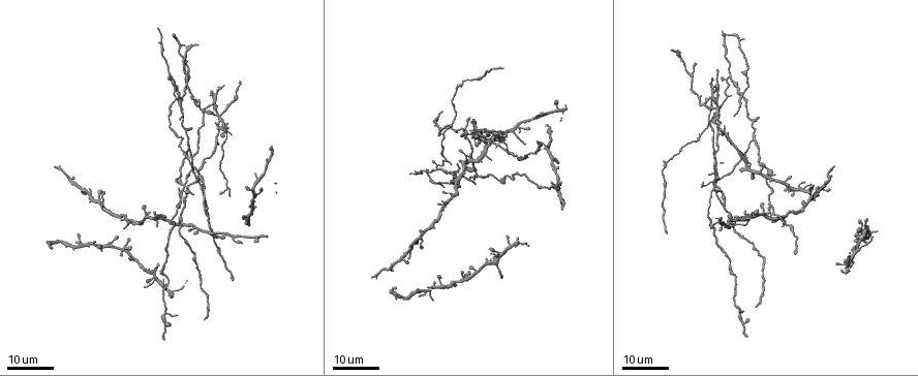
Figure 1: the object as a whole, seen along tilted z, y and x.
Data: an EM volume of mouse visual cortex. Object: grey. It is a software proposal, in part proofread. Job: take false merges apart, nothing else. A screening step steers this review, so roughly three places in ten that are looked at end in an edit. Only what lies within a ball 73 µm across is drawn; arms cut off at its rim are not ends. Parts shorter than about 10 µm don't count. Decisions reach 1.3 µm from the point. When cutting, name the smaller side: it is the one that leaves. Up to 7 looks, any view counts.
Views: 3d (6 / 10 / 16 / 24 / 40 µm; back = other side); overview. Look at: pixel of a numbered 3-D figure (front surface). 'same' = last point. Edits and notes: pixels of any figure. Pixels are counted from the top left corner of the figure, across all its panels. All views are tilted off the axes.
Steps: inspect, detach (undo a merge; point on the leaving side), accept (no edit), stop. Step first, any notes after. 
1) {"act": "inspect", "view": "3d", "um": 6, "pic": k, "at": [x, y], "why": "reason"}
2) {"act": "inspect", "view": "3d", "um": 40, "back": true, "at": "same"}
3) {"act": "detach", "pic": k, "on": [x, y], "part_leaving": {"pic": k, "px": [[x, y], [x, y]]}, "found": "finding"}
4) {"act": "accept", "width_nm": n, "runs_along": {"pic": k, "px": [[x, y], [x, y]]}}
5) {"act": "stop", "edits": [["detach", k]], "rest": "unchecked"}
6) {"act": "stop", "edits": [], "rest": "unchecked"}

{"act": "inspect", "view": "3d", "um": 16, "pic": 1, "at": [729, 75], "why": "looks like a crossing"}

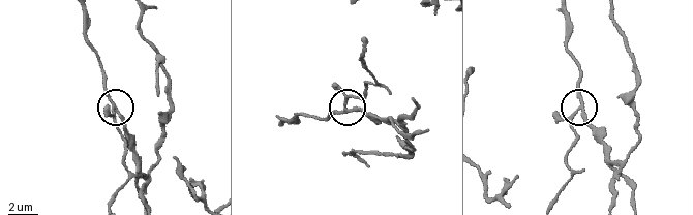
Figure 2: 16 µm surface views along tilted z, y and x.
{"act": "inspect", "view": "3d", "um": 6, "pic": 2, "at": [579, 106]}

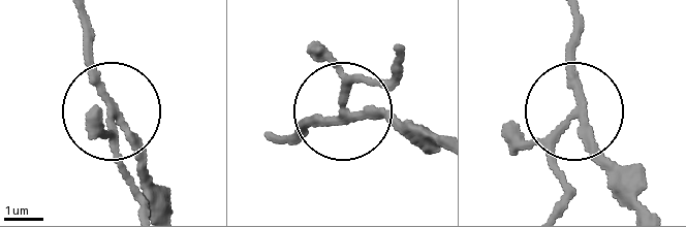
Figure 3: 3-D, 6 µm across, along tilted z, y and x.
{"act": "detach", "pic": 3, "on": [103, 125], "width_nm": 170, "found": "two neurons meet here"}

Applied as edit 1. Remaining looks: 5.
{"act": "inspect", "view": "3d", "um": 16, "pic": 1, "at": [742, 91], "why": "arms part here"}

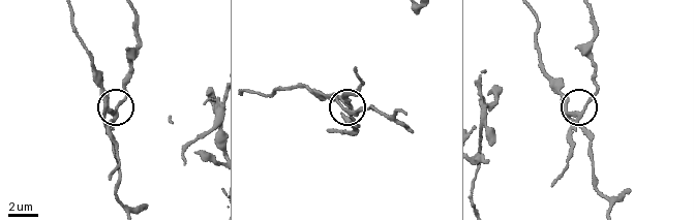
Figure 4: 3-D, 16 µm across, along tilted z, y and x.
{"act": "inspect", "view": "3d", "um": 6, "pic": 4, "at": [347, 105], "why": "zoom in"}

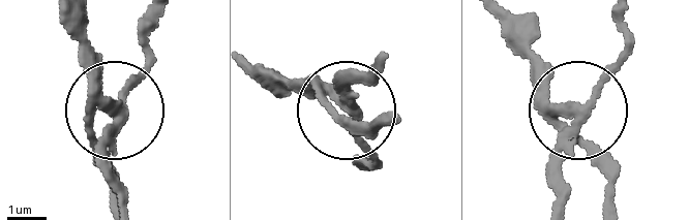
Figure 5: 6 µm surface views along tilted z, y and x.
{"act": "detach", "pic": 5, "on": [103, 162], "width_nm": 240, "part_leaving": {"pic": 5, "px": [[560, 113], [624, 46], [623, 16]]}, "found": "a second neuron is stuck on"}

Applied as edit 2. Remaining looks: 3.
{"act": "inspect", "view": "3d", "um": 24, "pic": 1, "at": [716, 108], "why": "four-way junction"}

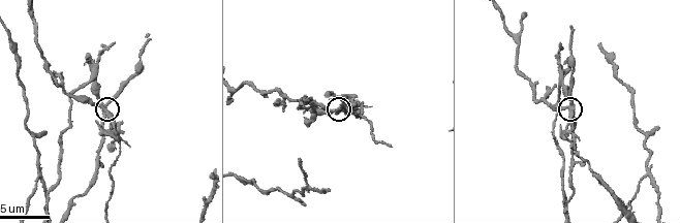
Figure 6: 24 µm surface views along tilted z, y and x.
{"act": "inspect", "view": "3d", "um": 10, "pic": 6, "at": [570, 105], "why": "zoom in"}

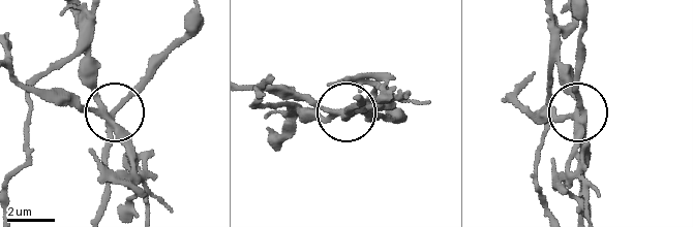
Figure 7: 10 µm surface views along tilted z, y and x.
{"act": "inspect", "view": "3d", "um": 6, "pic": 7, "at": [110, 111]}

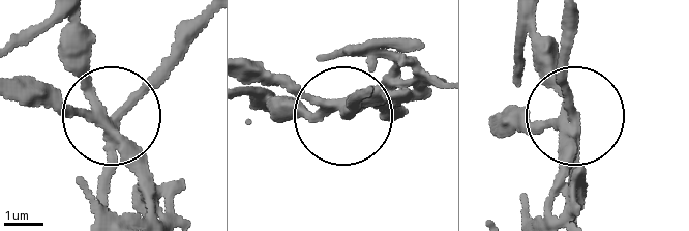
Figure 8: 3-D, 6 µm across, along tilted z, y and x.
{"act": "detach", "pic": 8, "on": [144, 183], "width_nm": 250, "part_leaving": {"pic": 8, "px": [[109, 137], [17, 97]]}, "found": "a second neuron is stuck on"}

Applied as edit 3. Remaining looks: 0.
{"act": "stop", "edits": [["detach", 3], ["detach", 5], ["detach", 8]], "rest": "unchecked"}

